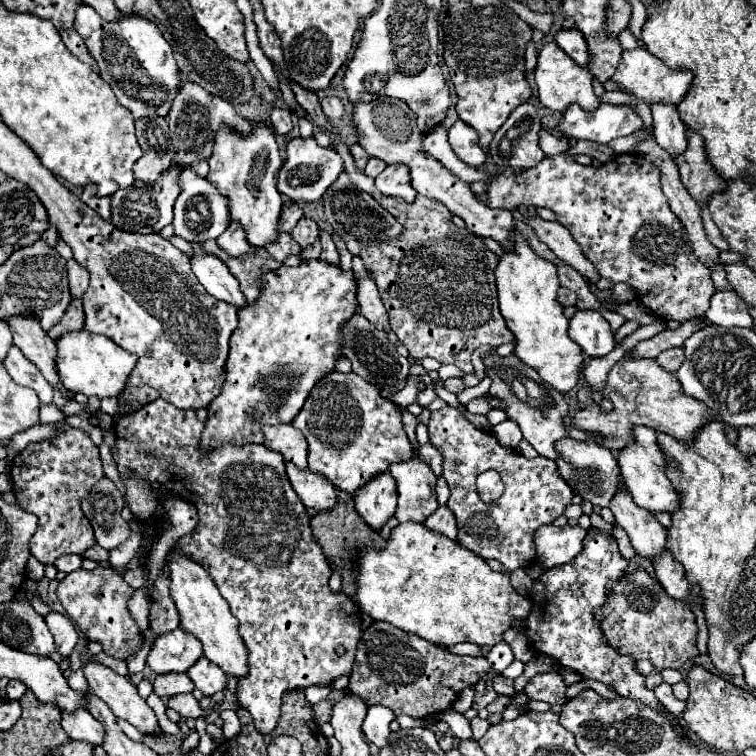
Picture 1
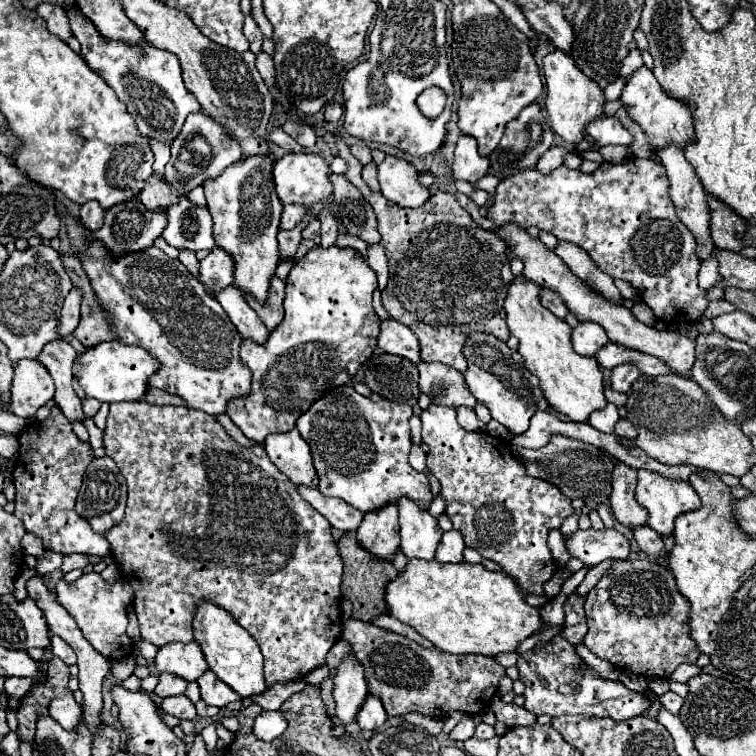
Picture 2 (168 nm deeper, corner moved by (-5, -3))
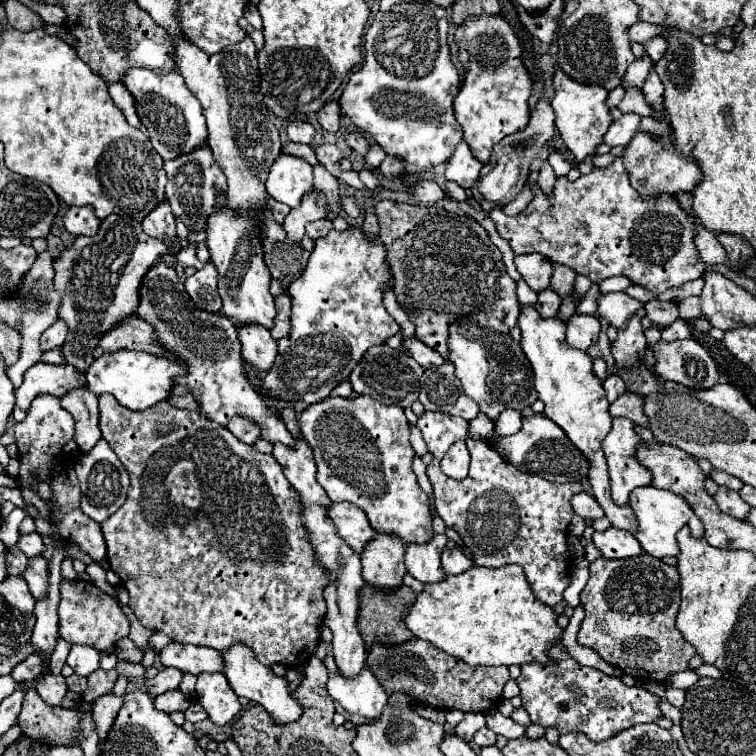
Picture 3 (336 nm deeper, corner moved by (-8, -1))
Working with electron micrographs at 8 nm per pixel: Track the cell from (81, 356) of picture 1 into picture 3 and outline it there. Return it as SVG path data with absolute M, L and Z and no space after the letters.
M119 350L119 352L107 352L101 358L97 358L89 370L87 370L87 388L93 394L113 394L115 400L129 408L129 410L147 410L163 400L169 398L175 376L183 376L185 366L169 360L169 358L157 358L147 352L133 352L133 350Z

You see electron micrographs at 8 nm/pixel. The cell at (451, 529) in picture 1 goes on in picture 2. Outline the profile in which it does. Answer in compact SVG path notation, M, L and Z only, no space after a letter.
M448 530L442 534L442 540L436 550L436 560L438 562L462 562L462 552L464 552L464 540L458 534L458 530Z

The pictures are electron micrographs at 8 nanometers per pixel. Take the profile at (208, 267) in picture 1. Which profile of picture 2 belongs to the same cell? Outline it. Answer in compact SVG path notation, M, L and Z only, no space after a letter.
M230 284L224 290L216 292L216 300L226 310L228 318L238 328L242 338L252 338L254 342L264 344L264 340L270 334L270 330L262 324L258 314L248 306L242 290L238 290L236 286Z

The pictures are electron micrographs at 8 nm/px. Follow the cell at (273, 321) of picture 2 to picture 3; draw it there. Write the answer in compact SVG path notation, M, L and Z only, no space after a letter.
M281 294L277 298L277 316L275 316L275 326L271 330L271 336L275 340L287 336L291 330L291 300L287 294Z

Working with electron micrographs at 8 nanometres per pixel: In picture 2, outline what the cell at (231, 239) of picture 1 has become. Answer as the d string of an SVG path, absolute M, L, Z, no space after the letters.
M214 248L210 250L210 254L200 262L200 274L198 278L202 280L202 284L206 286L206 290L210 294L214 294L216 290L222 290L226 286L232 284L234 280L234 258L230 256L230 252L222 250L222 248Z

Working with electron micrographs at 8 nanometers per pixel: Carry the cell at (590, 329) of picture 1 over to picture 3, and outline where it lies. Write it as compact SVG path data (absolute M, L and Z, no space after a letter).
M573 314L567 322L567 332L565 332L565 340L571 348L579 348L579 350L587 350L589 346L593 346L599 338L601 332L601 324L595 316L587 316L587 314Z

